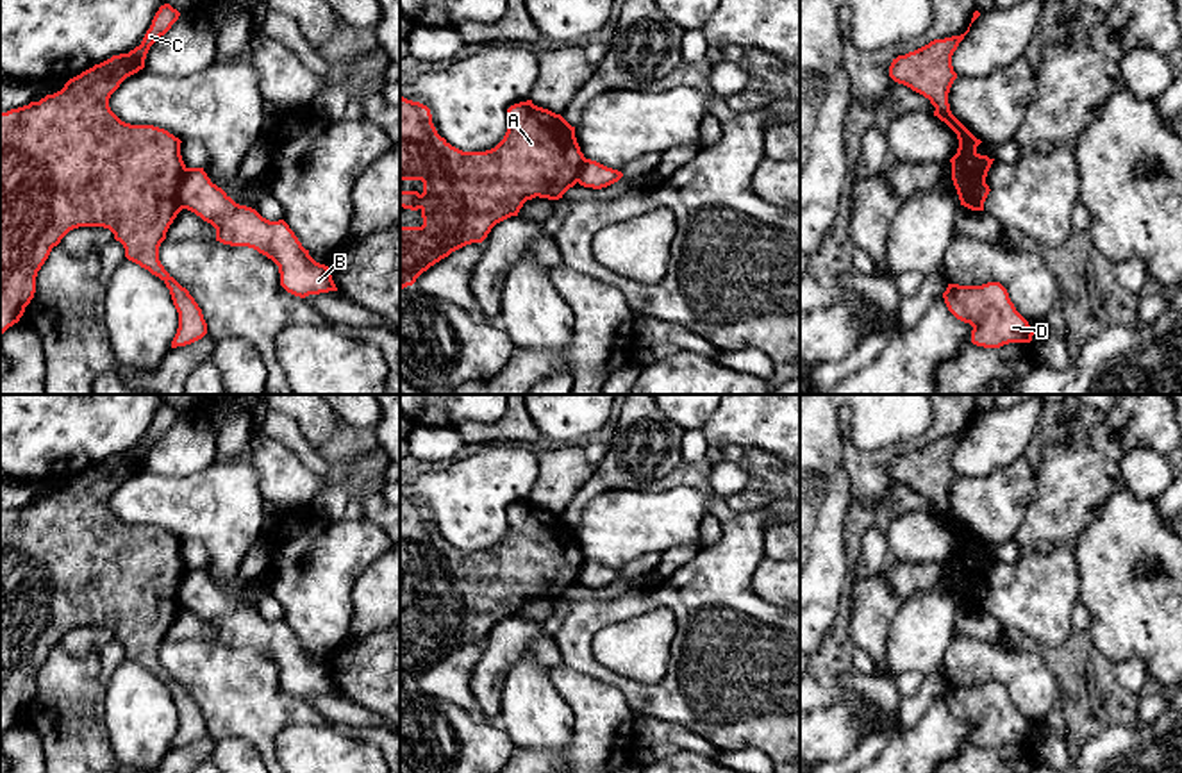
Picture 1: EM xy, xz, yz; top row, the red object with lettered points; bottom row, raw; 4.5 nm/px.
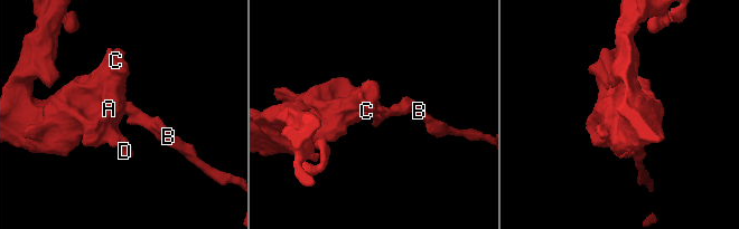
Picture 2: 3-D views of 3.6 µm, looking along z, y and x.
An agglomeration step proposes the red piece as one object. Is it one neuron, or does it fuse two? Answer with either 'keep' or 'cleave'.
cleave

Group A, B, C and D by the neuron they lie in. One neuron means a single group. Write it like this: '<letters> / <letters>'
A C D / B

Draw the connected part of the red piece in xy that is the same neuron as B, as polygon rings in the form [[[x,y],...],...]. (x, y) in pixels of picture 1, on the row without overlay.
[[[187,568],[180,603],[216,628],[216,641],[248,646],[279,666],[280,686],[300,698],[337,691],[330,669],[316,662],[284,619],[270,621],[255,609],[236,603],[211,582],[204,568]]]

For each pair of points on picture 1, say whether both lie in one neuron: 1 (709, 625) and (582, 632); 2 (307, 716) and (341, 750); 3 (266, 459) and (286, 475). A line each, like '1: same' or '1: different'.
1: same
2: different
3: same

